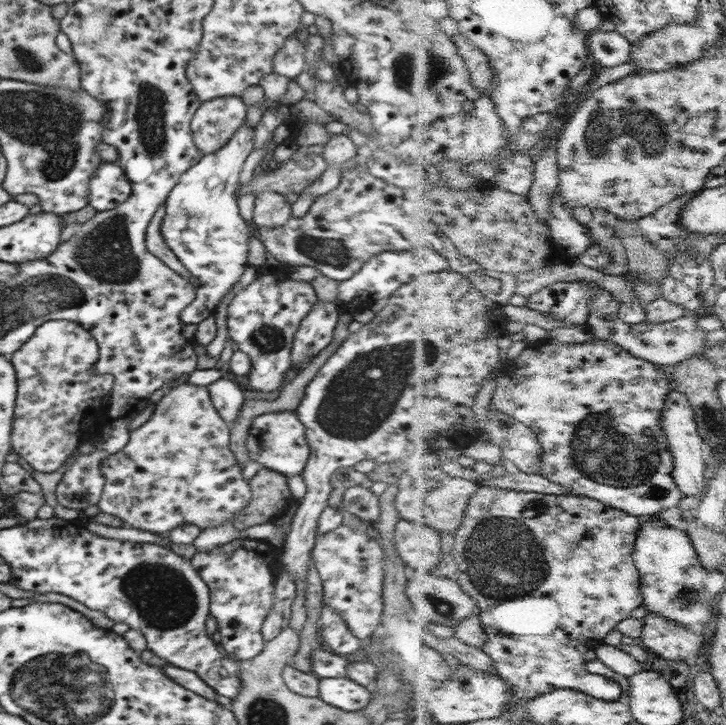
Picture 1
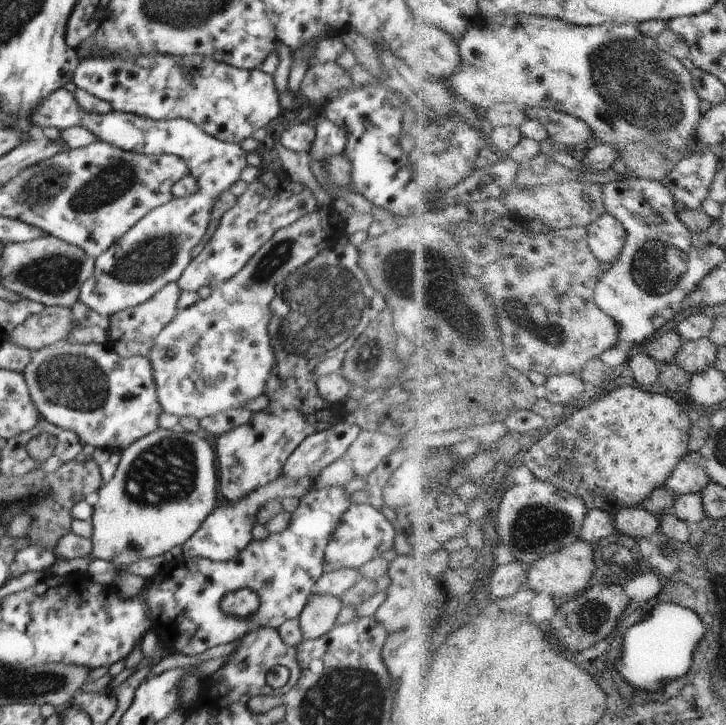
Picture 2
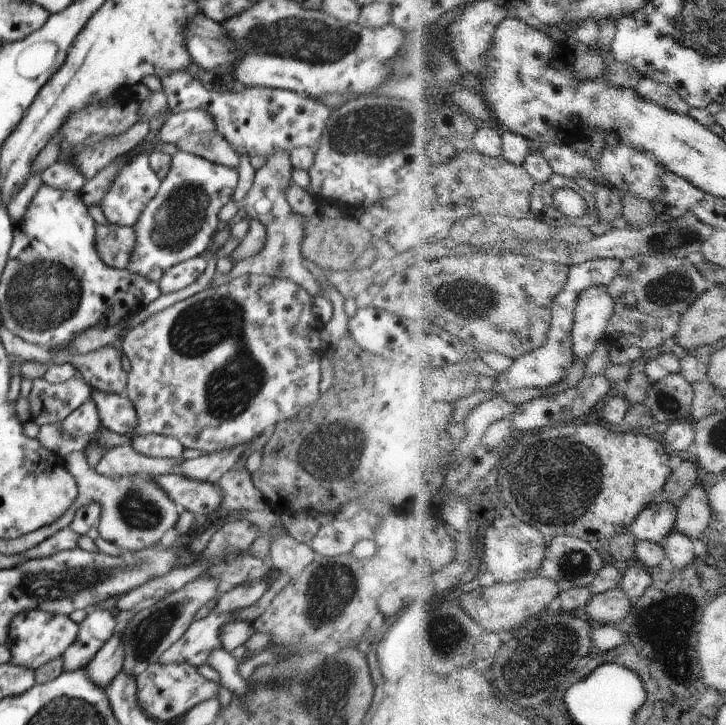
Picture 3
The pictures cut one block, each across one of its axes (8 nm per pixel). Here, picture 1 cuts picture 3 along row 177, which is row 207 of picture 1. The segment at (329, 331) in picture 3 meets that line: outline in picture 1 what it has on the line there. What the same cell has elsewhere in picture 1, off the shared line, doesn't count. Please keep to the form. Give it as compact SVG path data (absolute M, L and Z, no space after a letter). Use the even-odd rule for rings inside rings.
M260 192L255 195L256 204L251 225L256 226L283 226L291 217L291 205L285 195L278 192Z

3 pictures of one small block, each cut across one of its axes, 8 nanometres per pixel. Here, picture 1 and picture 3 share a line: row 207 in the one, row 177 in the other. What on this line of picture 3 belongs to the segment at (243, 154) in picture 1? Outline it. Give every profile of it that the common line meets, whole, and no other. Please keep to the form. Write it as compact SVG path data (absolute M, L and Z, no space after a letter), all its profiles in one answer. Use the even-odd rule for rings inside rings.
M179 150L171 158L168 175L161 180L158 193L150 200L150 203L142 212L142 217L134 226L137 244L133 249L131 262L126 270L158 283L162 276L176 264L196 256L207 256L213 244L212 238L220 229L218 214L233 199L237 183L238 174L236 169L218 165L200 156Z

